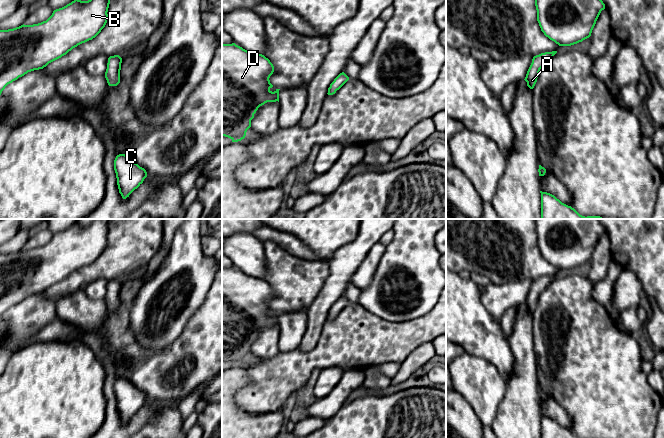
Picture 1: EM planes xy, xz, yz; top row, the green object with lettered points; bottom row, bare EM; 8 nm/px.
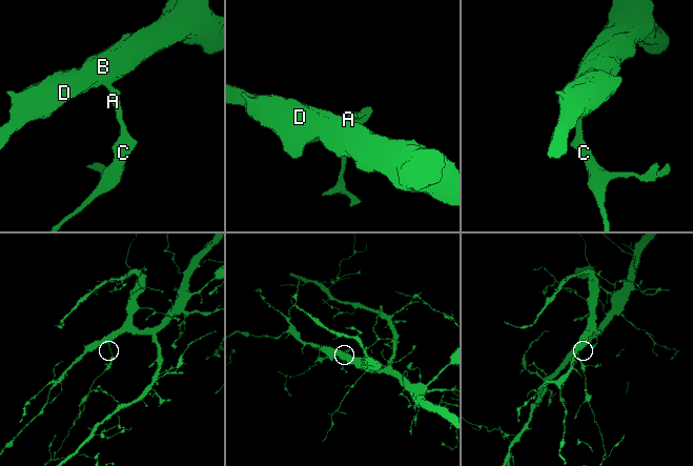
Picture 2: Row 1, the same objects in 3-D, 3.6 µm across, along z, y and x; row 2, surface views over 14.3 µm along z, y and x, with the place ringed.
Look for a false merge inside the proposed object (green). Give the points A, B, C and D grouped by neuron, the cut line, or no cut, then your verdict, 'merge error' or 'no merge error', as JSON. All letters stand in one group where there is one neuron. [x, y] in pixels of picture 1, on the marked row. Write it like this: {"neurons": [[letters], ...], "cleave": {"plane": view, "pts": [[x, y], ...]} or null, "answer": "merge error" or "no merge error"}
{"neurons": [["A", "B", "C", "D"]], "cleave": null, "answer": "no merge error"}

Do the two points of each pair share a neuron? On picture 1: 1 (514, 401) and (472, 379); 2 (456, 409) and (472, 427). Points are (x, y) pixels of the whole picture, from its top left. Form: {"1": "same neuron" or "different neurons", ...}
{"1": "different neurons", "2": "same neuron"}

